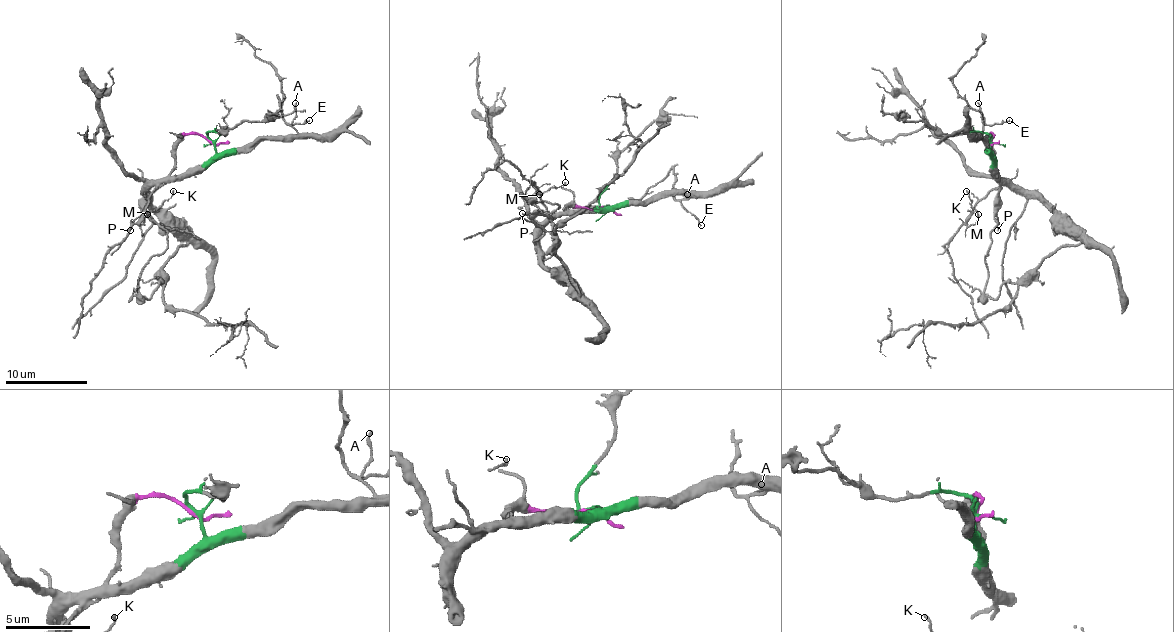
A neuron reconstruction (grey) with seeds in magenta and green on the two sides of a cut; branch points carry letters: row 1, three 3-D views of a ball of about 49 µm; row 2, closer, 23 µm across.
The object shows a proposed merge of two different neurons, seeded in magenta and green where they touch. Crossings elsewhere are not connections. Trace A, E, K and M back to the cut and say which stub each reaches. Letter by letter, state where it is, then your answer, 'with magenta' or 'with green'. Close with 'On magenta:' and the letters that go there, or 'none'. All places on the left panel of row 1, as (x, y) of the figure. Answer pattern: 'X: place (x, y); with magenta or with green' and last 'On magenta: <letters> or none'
A: place (295, 103); with green
E: place (309, 120); with green
K: place (173, 191); with green
M: place (147, 214); with green
On magenta: none

